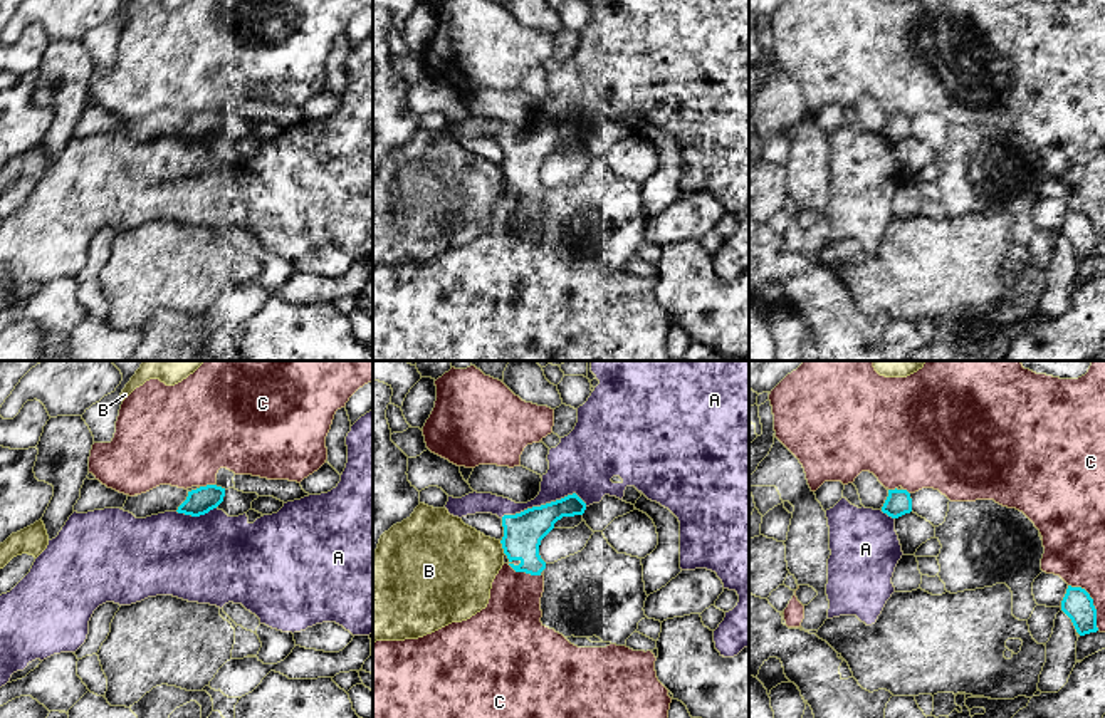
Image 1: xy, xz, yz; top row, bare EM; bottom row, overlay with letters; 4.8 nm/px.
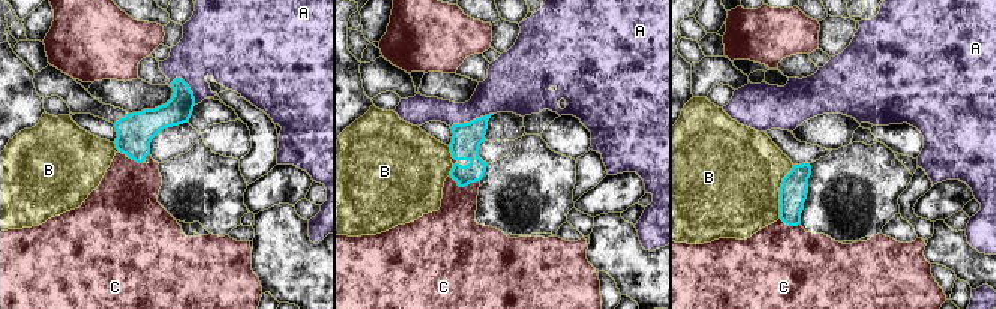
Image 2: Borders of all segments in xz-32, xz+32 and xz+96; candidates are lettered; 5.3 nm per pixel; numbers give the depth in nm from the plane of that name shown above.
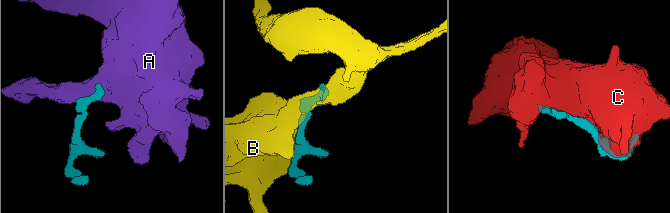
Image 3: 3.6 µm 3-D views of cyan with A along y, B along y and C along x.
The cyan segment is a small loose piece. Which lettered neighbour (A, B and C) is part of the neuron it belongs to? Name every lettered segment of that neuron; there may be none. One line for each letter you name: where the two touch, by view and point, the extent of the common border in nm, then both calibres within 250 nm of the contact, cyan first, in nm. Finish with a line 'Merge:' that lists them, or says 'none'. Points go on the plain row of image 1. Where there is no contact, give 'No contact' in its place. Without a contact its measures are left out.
Merge: none

